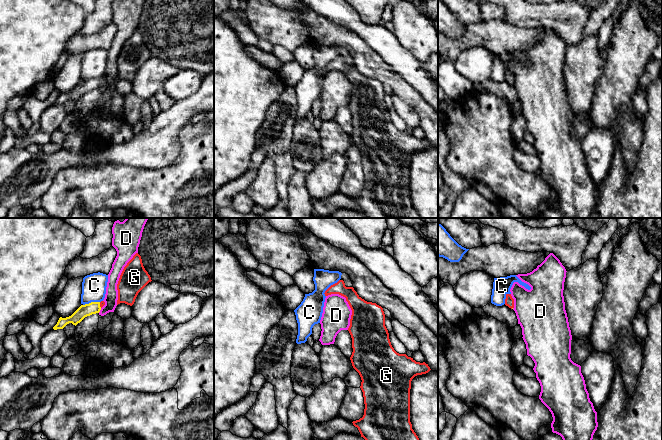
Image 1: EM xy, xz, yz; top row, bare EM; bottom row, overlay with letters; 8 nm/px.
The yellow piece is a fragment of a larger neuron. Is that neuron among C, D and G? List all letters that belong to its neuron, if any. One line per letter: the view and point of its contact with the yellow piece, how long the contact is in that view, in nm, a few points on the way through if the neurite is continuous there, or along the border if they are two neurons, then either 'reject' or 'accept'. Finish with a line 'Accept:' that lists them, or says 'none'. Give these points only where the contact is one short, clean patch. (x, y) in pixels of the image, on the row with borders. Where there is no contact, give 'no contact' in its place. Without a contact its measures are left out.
C: contact xy (91, 302); length 140 nm; border xy (99, 301), (91, 301), (83, 305); reject
D: contact xy (100, 309); length 50 nm; border xy (101, 308), (98, 312); reject
G: contact xy (99, 305); length 50 nm; way xy (83, 311), (99, 305), (102, 303); accept
Accept: G

